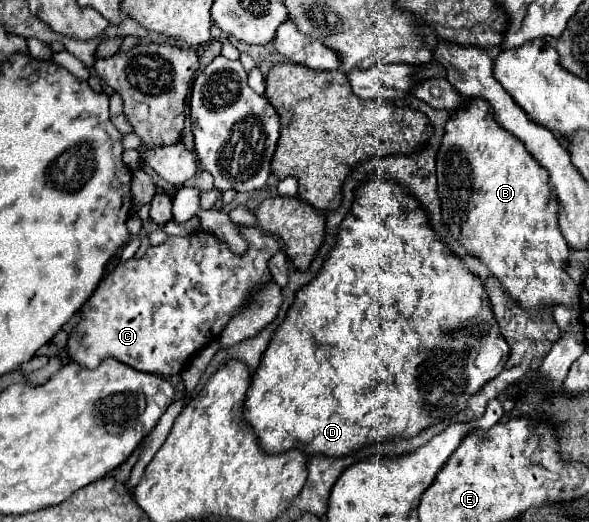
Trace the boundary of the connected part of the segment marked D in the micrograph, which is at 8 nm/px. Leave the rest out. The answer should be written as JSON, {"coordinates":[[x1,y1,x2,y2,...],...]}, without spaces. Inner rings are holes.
{"coordinates":[[372,174,355,189,355,199,353,199,351,211,339,225,337,243,329,251,327,259,323,261,319,275,295,293,295,301,289,307,285,321,273,333,271,343,269,343,267,351,263,353,261,365,253,373,251,387,247,391,245,419,255,429,263,451,285,453,287,449,297,447,297,449,305,451,307,455,321,453,321,455,329,455,329,457,341,457,341,455,351,453,353,449,373,443,373,441,395,439,395,437,415,437,425,427,441,423,443,419,457,415,461,409,467,407,467,401,487,381,491,381,493,377,497,377,503,371,507,357,509,357,509,345,499,331,499,325,491,311,491,301,489,301,487,289,483,287,483,283,479,283,479,277,473,275,469,271,469,267,461,259,455,257,455,253,449,249,449,245,437,237,435,229,429,225,429,215,423,211,423,207,419,207,419,203,415,203,415,199,411,199,411,195,407,195,407,191,403,191,403,187,399,187,399,183,391,178],[495,337,497,337,497,347,501,351,507,351,507,355,503,355,497,369,481,371,475,367,475,357,487,341,495,343]]}

